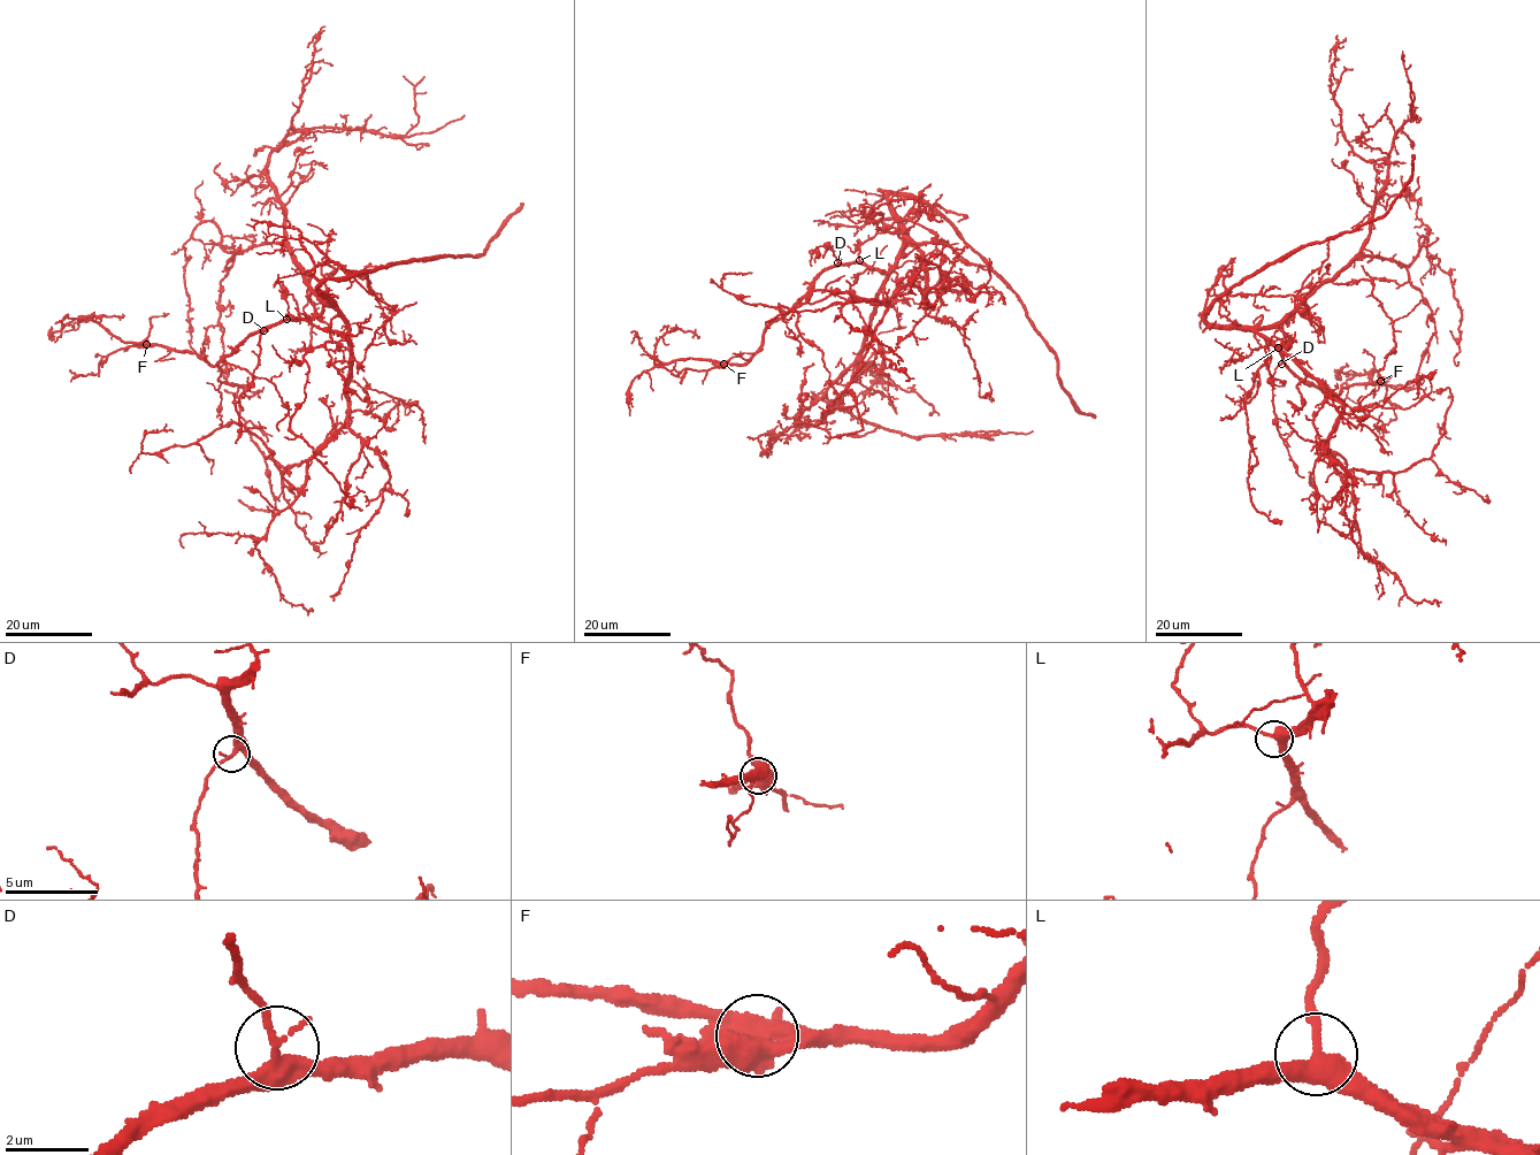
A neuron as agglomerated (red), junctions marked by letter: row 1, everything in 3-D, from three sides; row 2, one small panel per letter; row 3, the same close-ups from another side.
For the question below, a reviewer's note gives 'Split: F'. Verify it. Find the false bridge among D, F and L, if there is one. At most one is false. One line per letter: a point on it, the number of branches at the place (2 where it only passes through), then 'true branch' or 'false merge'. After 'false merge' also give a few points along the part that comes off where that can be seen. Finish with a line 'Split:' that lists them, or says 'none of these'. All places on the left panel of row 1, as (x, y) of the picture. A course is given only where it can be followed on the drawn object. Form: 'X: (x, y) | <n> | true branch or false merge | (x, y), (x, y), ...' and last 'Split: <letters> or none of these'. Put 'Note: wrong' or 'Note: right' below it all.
D: (263, 330) | 3 | true branch
F: (146, 344) | 3 | true branch
L: (286, 319) | 3 | true branch
Split: none of these
Note: wrong

